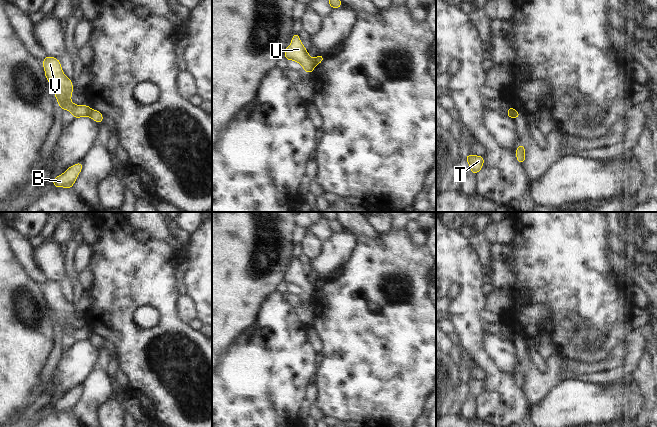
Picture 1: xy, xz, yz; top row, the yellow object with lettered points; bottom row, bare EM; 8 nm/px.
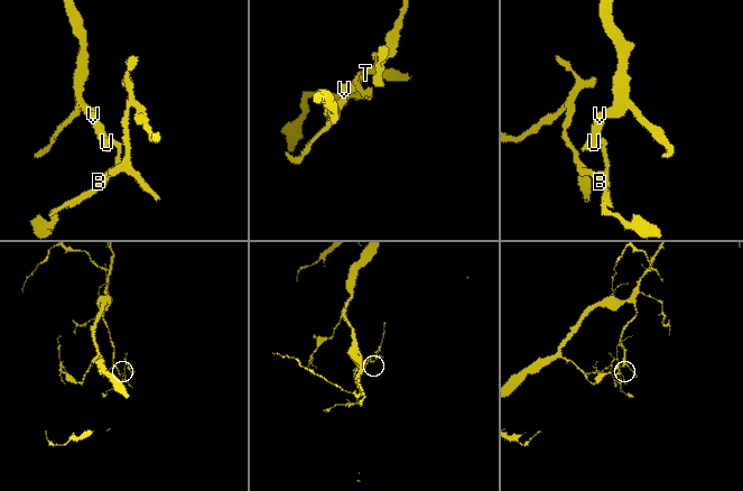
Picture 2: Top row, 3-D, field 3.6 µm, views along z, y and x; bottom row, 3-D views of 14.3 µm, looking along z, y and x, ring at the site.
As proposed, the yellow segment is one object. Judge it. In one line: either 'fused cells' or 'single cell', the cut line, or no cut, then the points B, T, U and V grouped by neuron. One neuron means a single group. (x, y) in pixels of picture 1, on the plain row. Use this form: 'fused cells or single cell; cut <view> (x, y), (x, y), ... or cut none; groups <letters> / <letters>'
fused cells; cut xy (90, 333), (88, 339); groups B T / U V

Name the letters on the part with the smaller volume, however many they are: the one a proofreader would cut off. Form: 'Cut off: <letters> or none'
Cut off: B, T

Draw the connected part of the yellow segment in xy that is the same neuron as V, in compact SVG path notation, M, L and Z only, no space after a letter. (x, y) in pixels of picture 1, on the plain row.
M46 280L42 289L45 292L45 302L49 304L49 309L53 312L53 316L62 334L68 333L70 337L73 338L74 342L89 340L89 330L77 330L70 325L70 321L73 319L73 308L71 303L64 299L60 285L56 282Z

